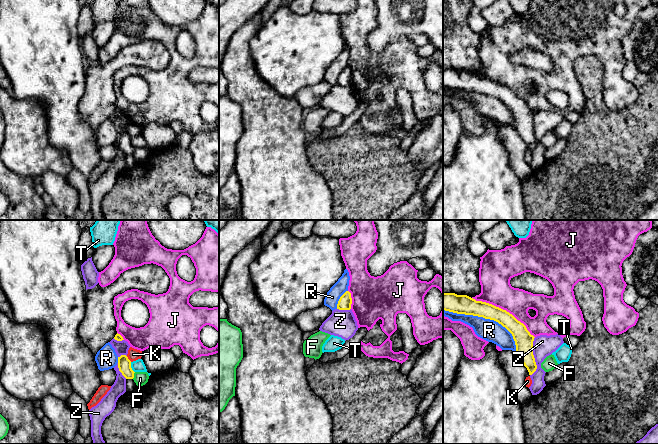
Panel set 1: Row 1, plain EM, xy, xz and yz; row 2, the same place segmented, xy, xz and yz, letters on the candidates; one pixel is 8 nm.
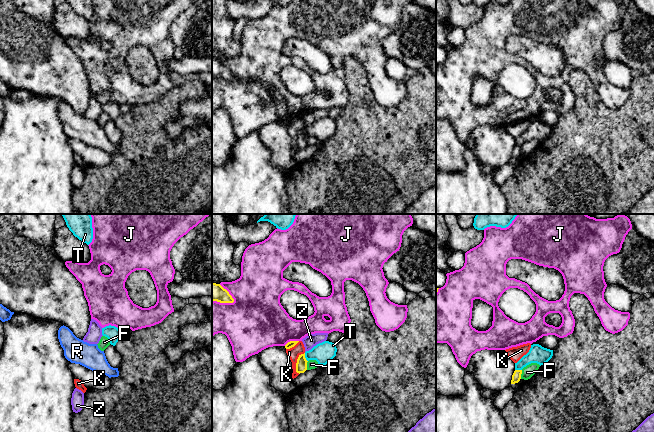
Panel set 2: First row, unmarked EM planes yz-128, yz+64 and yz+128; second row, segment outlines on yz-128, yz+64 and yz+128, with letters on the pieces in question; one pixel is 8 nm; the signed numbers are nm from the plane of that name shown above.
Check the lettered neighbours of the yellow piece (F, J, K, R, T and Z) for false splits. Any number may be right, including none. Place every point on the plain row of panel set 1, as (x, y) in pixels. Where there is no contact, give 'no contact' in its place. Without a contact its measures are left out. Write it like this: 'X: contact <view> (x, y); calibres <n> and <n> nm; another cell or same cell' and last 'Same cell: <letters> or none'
F: contact xy (133, 151); calibres 110 and 110 nm; another cell
J: contact yz (504, 86); calibres 140 and 240 nm; another cell
K: contact xy (128, 135); calibres 110 and 100 nm; another cell
R: contact yz (486, 94); calibres 160 and 170 nm; another cell
T: contact xy (130, 143); calibres 110 and 100 nm; another cell
Z: contact yz (533, 132); calibres 150 and 170 nm; another cell
Same cell: none

